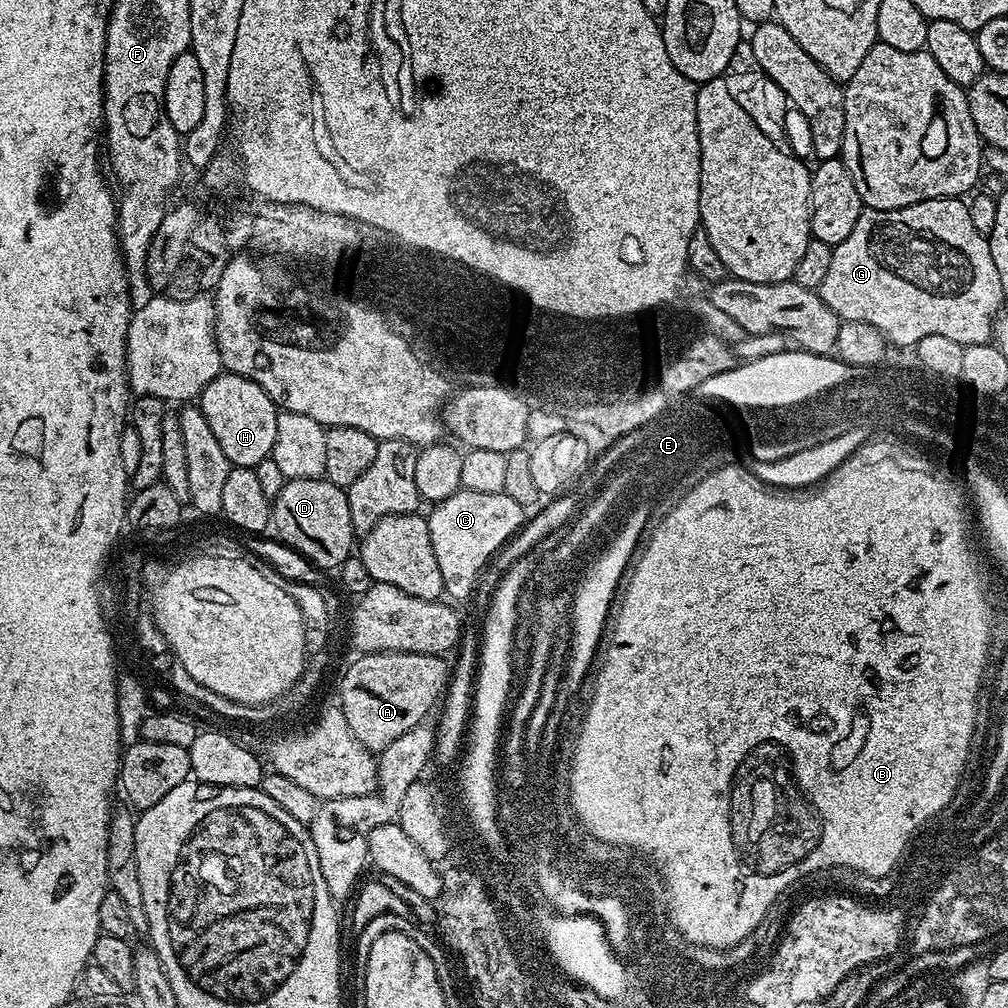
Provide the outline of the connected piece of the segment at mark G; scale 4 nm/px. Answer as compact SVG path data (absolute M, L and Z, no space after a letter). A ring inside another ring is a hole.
M945 198L942 200L923 200L917 204L911 204L898 210L874 210L864 208L860 213L858 222L854 222L854 230L841 244L835 245L830 258L830 271L826 274L822 286L818 289L822 302L834 310L841 321L864 322L874 326L884 334L885 341L889 345L908 344L914 346L922 338L930 334L942 334L942 338L950 338L962 345L986 344L993 339L992 326L996 317L1000 315L1005 307L1006 293L1002 290L1002 278L998 278L998 270L994 267L994 257L990 255L988 237L978 234L974 222L970 218L968 204L960 198Z

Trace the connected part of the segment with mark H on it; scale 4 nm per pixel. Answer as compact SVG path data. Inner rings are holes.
M225 371L204 387L198 397L198 407L206 422L210 422L210 430L214 430L214 438L218 438L218 446L222 446L229 465L256 469L258 462L271 457L274 434L278 430L278 409L260 384Z

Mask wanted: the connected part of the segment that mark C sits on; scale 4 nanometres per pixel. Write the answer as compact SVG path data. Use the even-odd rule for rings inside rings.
M461 490L431 511L426 516L430 542L434 546L434 558L438 558L438 570L442 570L444 591L453 596L453 601L464 600L472 591L477 591L485 564L516 535L526 520L526 509L504 491L478 494Z

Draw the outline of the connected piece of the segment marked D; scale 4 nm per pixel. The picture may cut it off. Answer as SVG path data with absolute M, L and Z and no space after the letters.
M326 478L296 479L285 481L282 490L272 502L272 526L279 538L292 549L314 562L320 568L339 569L340 564L351 556L356 544L356 533L350 518L348 493Z

